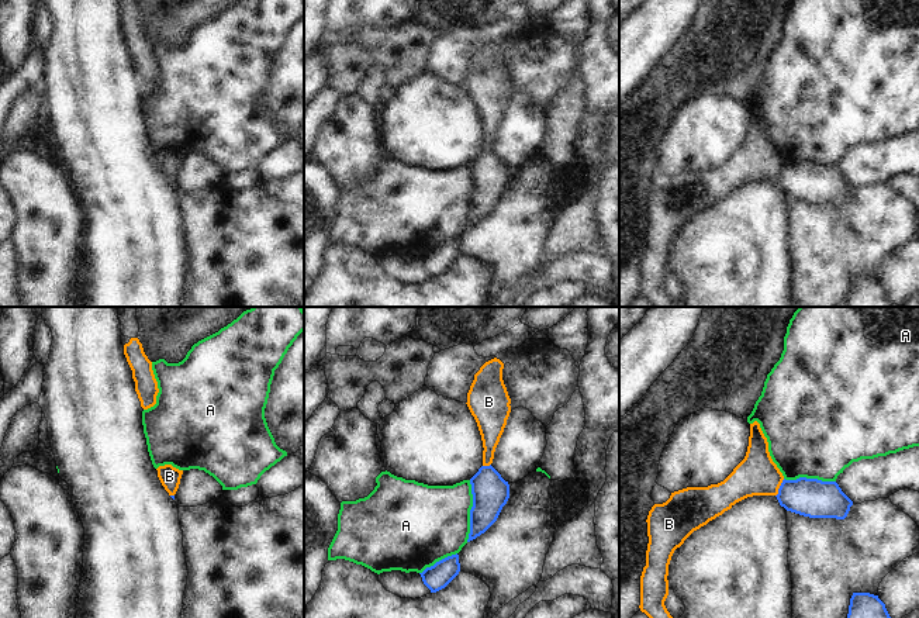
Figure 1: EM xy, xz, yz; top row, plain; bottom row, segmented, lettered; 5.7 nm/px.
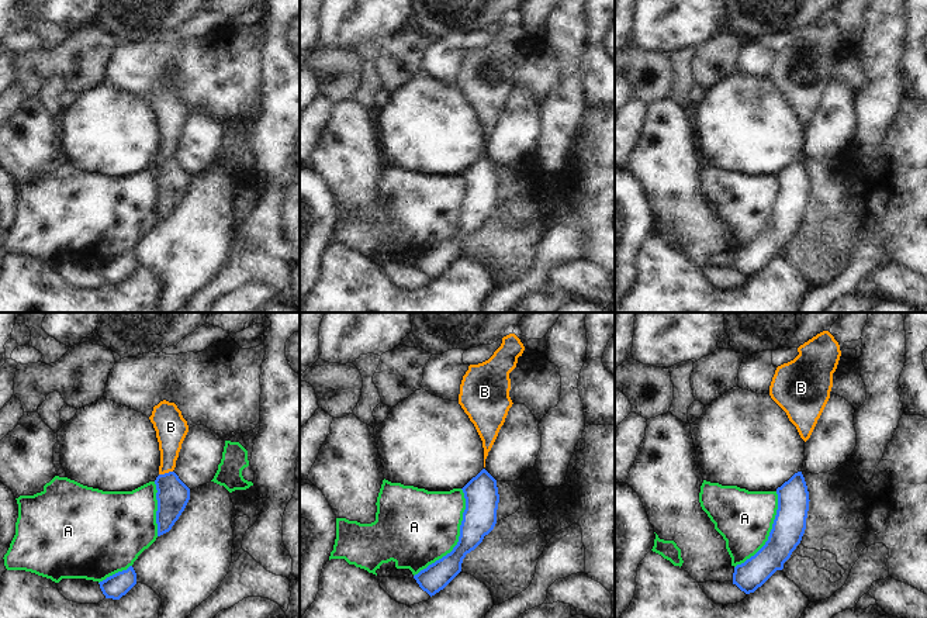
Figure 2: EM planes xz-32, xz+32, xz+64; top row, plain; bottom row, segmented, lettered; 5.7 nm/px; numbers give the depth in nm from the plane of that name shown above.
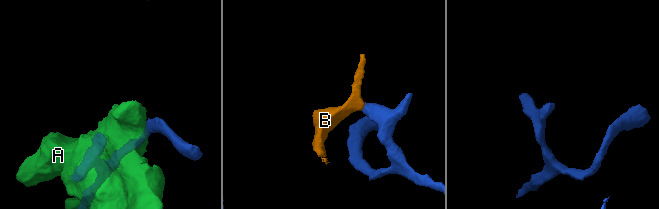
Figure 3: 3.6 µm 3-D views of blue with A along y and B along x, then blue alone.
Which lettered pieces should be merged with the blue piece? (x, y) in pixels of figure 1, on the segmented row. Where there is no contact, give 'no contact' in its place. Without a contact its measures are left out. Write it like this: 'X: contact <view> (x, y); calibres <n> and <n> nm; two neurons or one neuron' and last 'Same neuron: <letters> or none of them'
A: contact xz (470, 511); calibres 220 and 440 nm; two neurons
B: contact yz (780, 487); calibres 220 and 240 nm; two neurons
Same neuron: none of them

